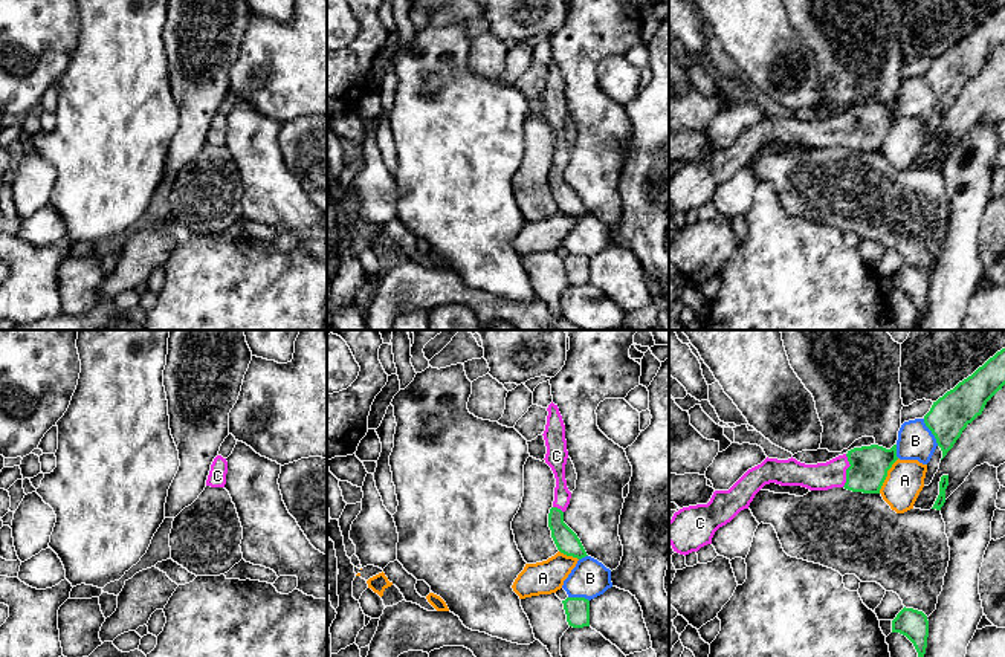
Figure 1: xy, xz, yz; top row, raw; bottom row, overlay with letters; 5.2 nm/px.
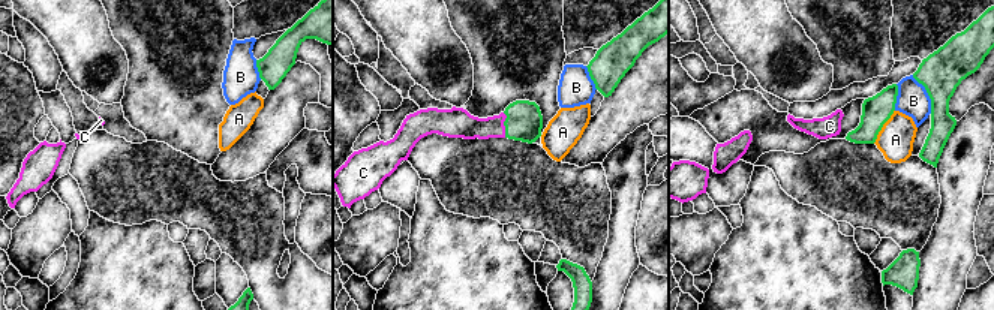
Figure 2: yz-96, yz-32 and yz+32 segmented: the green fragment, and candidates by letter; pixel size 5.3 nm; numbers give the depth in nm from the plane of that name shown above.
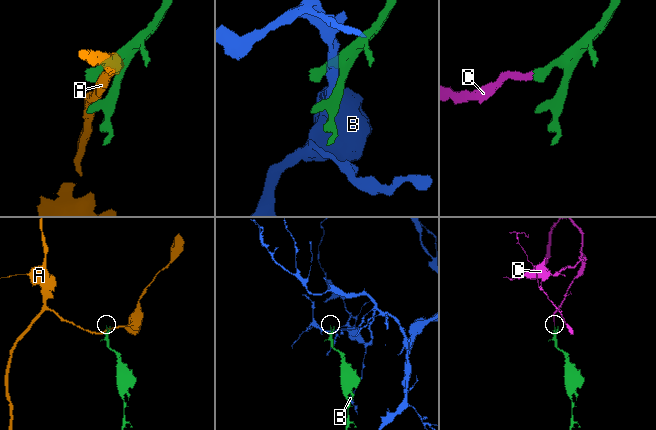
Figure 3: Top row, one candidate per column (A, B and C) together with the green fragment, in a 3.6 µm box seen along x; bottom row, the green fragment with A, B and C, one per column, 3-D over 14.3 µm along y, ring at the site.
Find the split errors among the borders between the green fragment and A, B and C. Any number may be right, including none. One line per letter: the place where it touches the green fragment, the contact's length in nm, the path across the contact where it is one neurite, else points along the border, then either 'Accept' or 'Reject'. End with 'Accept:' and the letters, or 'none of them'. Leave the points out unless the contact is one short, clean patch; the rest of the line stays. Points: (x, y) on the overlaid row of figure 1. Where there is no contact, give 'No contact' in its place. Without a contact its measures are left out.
A: Touches green at yz (886, 475). Shared border 220 nm. Boundary: yz (898, 459), (888, 471), (878, 492). Reject
B: Touches green at yz (932, 433). Shared border 170 nm. Reject
C: Touches green at yz (846, 471). Shared border 180 nm. Path across: yz (869, 465), (865, 469), (846, 471), (833, 474). Accept
Accept: C

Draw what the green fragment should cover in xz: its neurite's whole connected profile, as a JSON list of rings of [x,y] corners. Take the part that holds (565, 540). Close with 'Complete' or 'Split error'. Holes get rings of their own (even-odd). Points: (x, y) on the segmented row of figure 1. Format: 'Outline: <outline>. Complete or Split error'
Outline: [[[551,402],[547,411],[547,425],[542,434],[547,446],[544,460],[551,468],[556,478],[554,501],[548,513],[548,527],[561,553],[582,559],[588,555],[577,535],[564,523],[564,512],[567,510],[571,498],[571,492],[568,490],[565,480],[565,464],[568,458],[565,425],[557,405]]]. Split error

